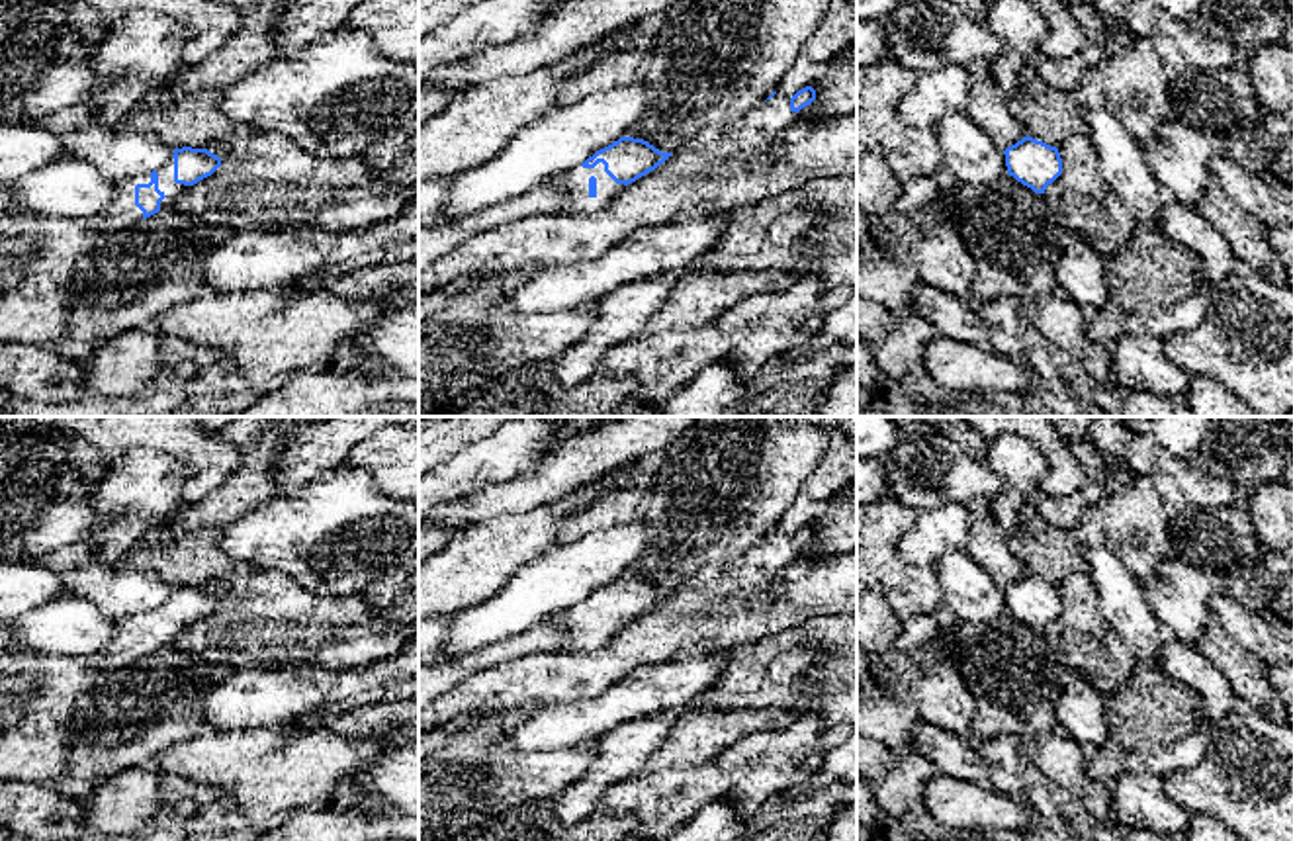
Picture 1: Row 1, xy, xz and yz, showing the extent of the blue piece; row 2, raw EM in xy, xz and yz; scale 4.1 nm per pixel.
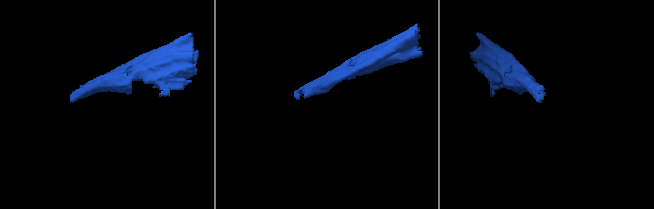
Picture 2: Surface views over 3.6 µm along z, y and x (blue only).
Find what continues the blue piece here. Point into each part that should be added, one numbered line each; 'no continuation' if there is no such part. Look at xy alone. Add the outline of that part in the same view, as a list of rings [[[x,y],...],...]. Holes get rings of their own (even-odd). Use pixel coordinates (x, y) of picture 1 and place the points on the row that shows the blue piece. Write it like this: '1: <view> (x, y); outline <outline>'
1: xy (122, 212); outline [[[151,172],[119,180],[111,203],[100,209],[94,217],[84,219],[84,227],[94,233],[110,235],[139,223],[143,219],[143,211],[135,205],[135,186],[149,182]]]

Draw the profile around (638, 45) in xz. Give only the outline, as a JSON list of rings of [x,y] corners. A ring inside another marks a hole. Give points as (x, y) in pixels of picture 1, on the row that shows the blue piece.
[[[655,18],[647,25],[634,29],[626,43],[616,45],[593,66],[575,74],[557,94],[556,104],[573,104],[599,90],[634,82],[640,76],[644,59],[655,43],[659,23],[661,18]]]

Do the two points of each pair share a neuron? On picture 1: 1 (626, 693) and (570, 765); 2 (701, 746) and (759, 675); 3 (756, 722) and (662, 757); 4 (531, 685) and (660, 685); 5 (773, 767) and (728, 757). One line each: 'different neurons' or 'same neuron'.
1: different neurons
2: different neurons
3: same neuron
4: different neurons
5: same neuron

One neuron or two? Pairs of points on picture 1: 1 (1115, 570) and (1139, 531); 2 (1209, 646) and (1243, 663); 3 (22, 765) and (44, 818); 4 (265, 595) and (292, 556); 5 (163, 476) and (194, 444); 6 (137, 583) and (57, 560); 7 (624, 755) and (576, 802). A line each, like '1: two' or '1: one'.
1: two
2: one
3: two
4: two
5: two
6: one
7: one

